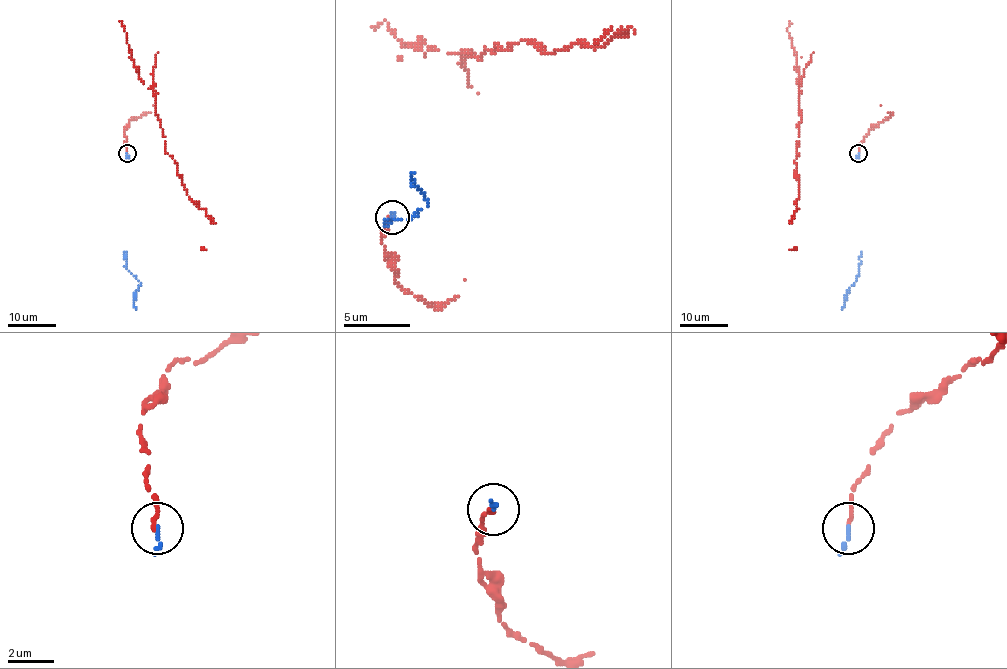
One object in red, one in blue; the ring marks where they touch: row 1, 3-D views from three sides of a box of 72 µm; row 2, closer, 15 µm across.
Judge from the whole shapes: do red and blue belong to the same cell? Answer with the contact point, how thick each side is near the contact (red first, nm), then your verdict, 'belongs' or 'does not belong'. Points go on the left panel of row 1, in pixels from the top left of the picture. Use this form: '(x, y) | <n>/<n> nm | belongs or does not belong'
(127, 153) | 190/170 nm | belongs

